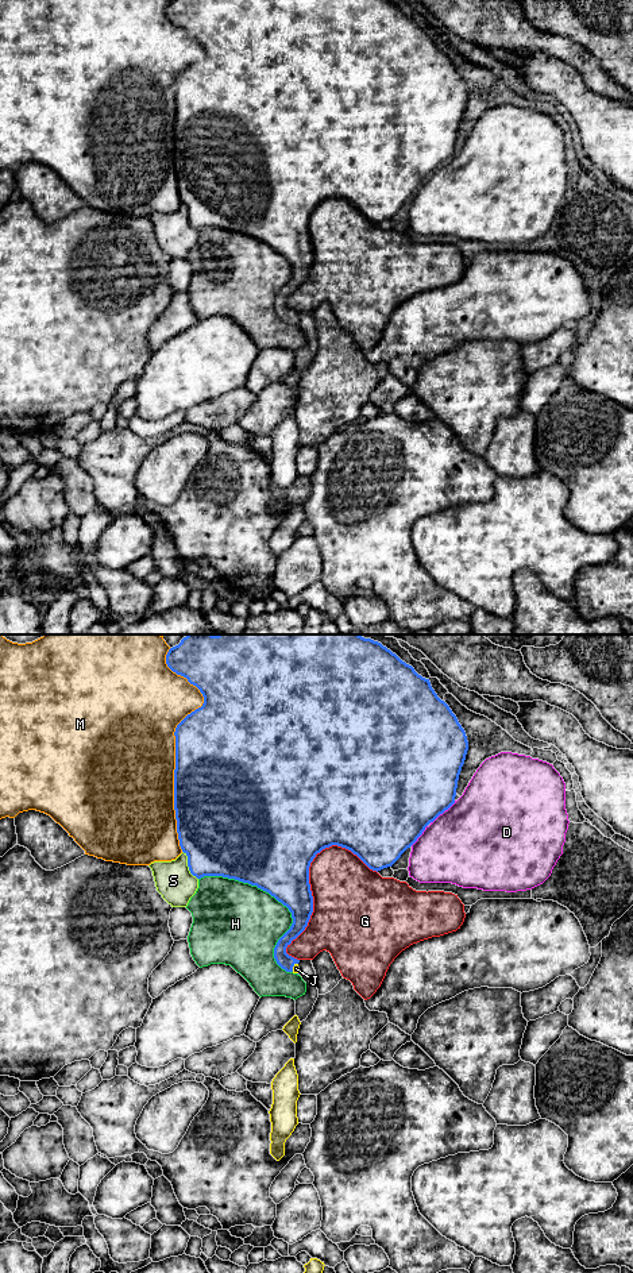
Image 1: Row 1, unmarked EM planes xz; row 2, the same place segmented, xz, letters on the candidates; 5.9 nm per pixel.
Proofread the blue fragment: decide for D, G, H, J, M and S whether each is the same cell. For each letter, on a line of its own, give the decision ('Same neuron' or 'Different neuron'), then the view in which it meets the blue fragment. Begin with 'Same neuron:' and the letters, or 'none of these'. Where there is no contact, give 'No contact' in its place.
Same neuron: J
D: Different neuron. Touches blue in xz
G: Different neuron. Touches blue in xz
H: Different neuron. Touches blue in xz
J: Same neuron. Touches blue in xz
M: Different neuron. Touches blue in xz
S: Different neuron. Touches blue in xz

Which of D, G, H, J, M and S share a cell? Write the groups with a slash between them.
D / G / H / J / M / S

